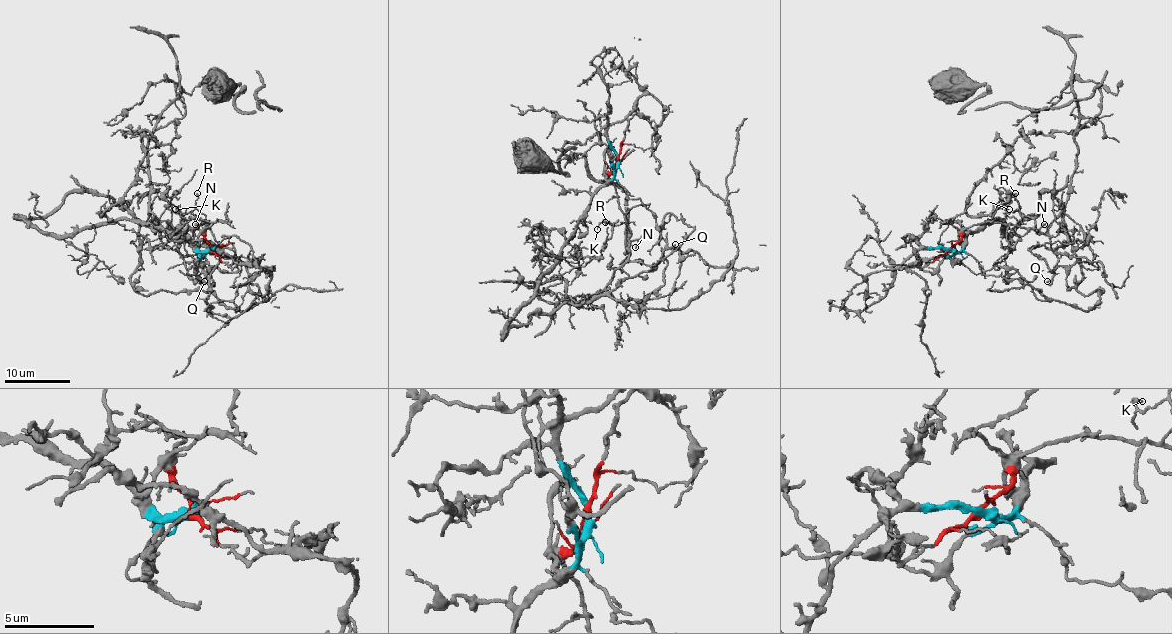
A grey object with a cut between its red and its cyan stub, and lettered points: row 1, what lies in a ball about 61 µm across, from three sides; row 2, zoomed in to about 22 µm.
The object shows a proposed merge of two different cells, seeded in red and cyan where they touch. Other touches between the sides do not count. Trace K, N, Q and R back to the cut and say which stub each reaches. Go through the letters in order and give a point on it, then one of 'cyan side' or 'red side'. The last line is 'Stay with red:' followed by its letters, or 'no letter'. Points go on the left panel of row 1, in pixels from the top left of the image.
K: (175, 209) | red side
N: (195, 224) | red side
Q: (204, 281) | red side
R: (197, 193) | red side
Stay with red: K, N, Q, R

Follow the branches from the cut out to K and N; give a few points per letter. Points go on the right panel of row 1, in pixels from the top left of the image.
K: (949, 250), (966, 228), (984, 222), (1012, 224), (1022, 217), (1018, 209), (1009, 209)
N: (949, 250), (960, 238), (962, 232), (984, 222), (1034, 228), (1040, 228), (1044, 224)

